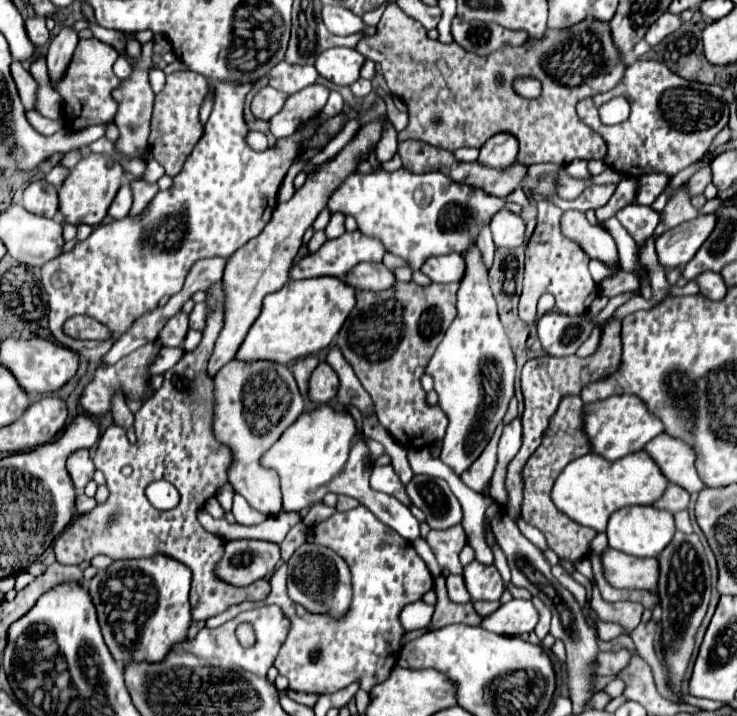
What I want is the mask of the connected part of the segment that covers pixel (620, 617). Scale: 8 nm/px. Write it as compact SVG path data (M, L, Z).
M594 585L592 589L592 601L590 601L592 609L596 611L596 615L602 621L614 621L624 625L628 631L634 629L640 623L640 617L644 613L644 607L640 603L632 603L632 601L620 601L620 603L606 603L600 597L598 587Z

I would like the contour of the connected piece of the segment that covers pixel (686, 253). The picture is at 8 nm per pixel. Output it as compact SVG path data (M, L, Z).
M712 213L712 215L698 215L692 221L686 221L670 231L664 231L664 235L656 239L656 253L660 265L668 269L684 267L708 239L714 225L716 215Z

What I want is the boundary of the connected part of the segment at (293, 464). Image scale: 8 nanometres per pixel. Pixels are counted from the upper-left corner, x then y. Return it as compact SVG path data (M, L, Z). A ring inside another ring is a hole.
M328 403L318 405L312 411L304 411L302 417L298 417L298 421L294 421L294 425L290 425L290 429L286 429L282 437L266 451L262 465L276 469L280 475L284 511L302 511L312 503L322 501L326 493L350 495L366 505L382 523L392 527L404 539L414 541L420 537L418 519L406 505L402 505L396 497L370 489L368 479L374 469L374 459L364 435L358 433L356 421L350 413L336 411ZM348 463L356 463L356 469L348 467Z

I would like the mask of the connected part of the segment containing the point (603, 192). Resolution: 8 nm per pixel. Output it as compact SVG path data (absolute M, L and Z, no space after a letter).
M592 185L588 189L584 189L584 193L576 199L576 201L562 201L558 197L550 197L560 209L578 209L582 213L590 211L590 209L598 209L602 205L608 203L608 197L612 197L614 193L614 185Z

